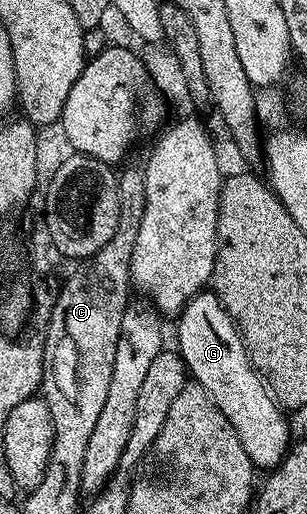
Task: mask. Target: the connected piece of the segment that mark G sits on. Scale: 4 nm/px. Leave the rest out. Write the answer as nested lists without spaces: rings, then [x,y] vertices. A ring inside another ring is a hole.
[[[212,292],[196,294],[185,305],[177,322],[176,349],[185,361],[186,371],[192,381],[198,382],[215,400],[219,412],[227,416],[243,452],[253,461],[254,467],[268,472],[282,462],[291,445],[286,411],[278,406],[260,374],[253,369],[245,341],[233,321],[233,317],[221,307],[217,295]]]

